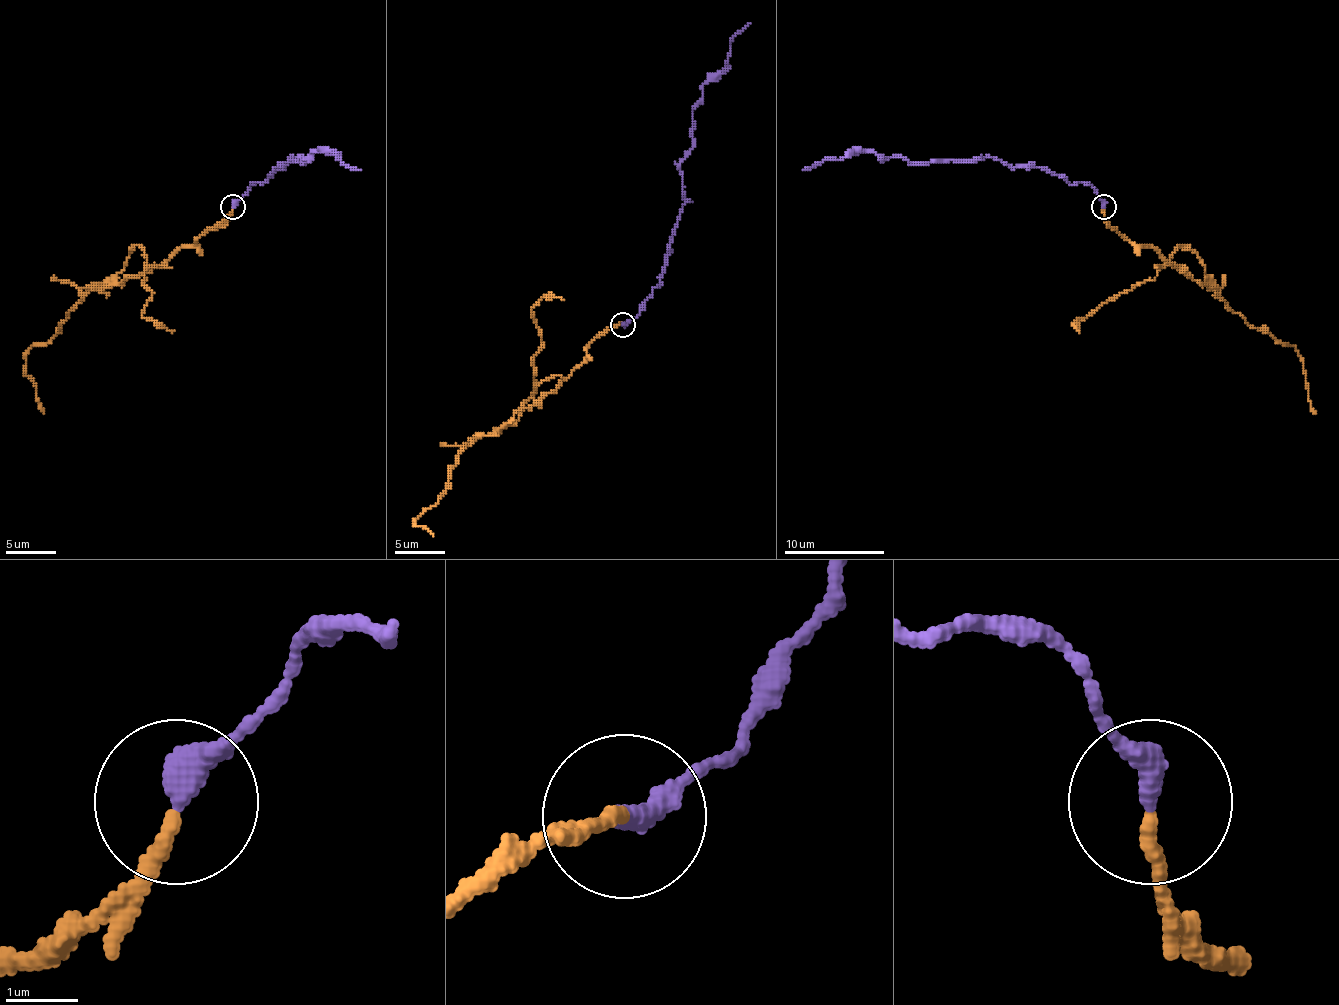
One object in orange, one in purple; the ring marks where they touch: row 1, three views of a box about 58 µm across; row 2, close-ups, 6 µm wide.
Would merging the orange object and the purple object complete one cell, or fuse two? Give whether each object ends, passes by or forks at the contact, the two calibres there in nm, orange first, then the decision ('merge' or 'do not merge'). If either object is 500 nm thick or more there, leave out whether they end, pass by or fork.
orange ends there; purple ends there; 200 nm thick on the orange side, 400 nm on the other; do not merge

